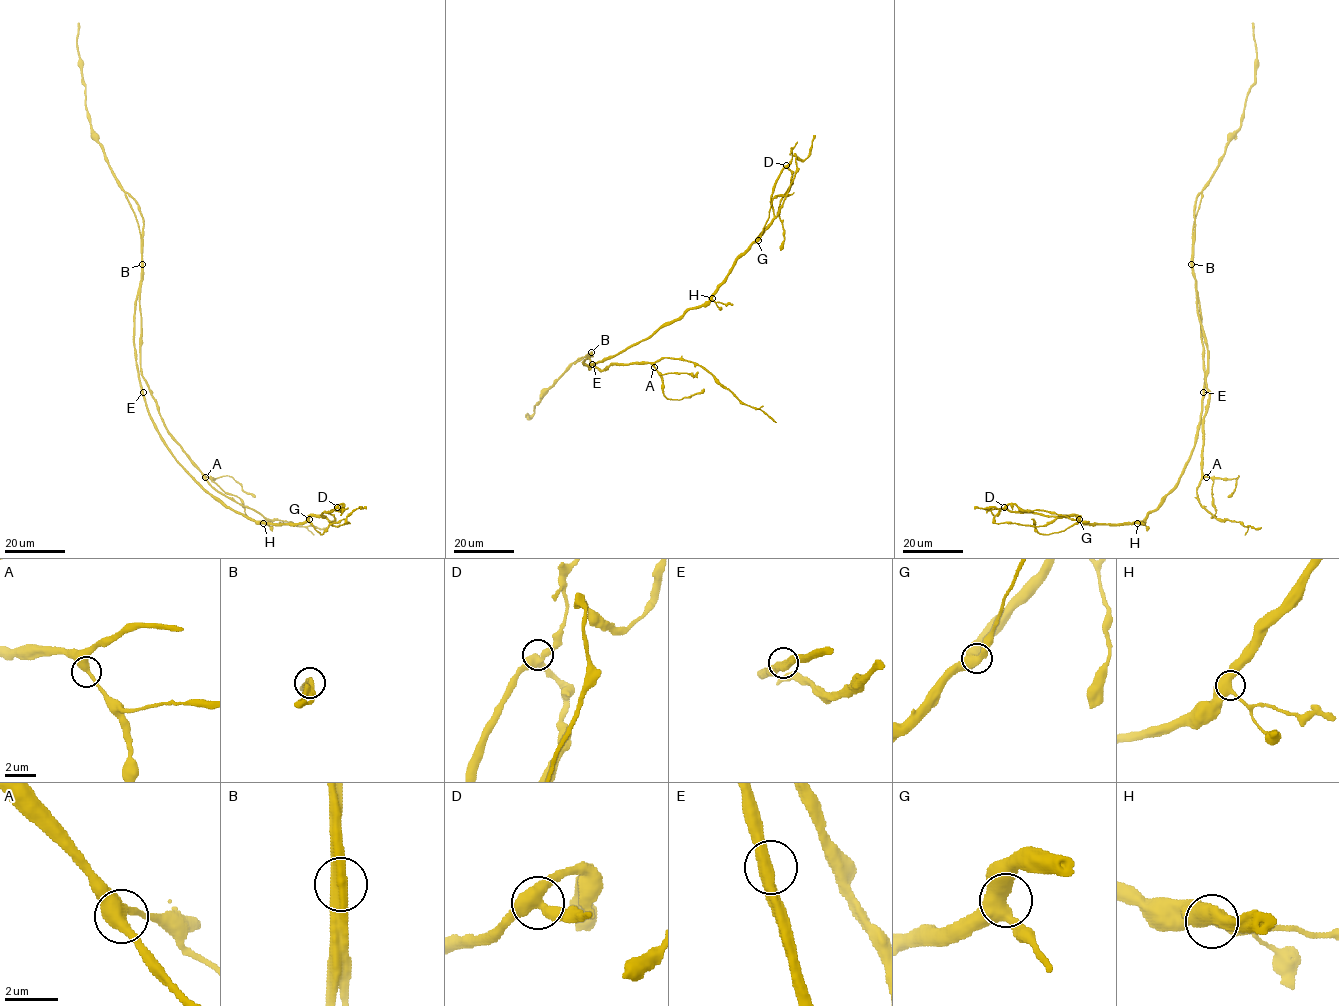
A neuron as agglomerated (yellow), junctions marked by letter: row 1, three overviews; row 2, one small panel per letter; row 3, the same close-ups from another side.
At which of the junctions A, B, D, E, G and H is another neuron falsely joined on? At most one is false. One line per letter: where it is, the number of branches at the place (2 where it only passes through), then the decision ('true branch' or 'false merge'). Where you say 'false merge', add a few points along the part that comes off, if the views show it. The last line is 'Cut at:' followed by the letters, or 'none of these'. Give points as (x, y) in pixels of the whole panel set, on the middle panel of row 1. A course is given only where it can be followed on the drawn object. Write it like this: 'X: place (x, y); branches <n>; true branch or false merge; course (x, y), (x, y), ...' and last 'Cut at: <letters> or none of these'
A: place (654, 367); branches 2; true branch
B: place (591, 352); branches 2; true branch
D: place (786, 165); branches 3; true branch
E: place (592, 364); branches 2; true branch
G: place (758, 240); branches 3; true branch
H: place (712, 298); branches 3; true branch
Cut at: none of these

